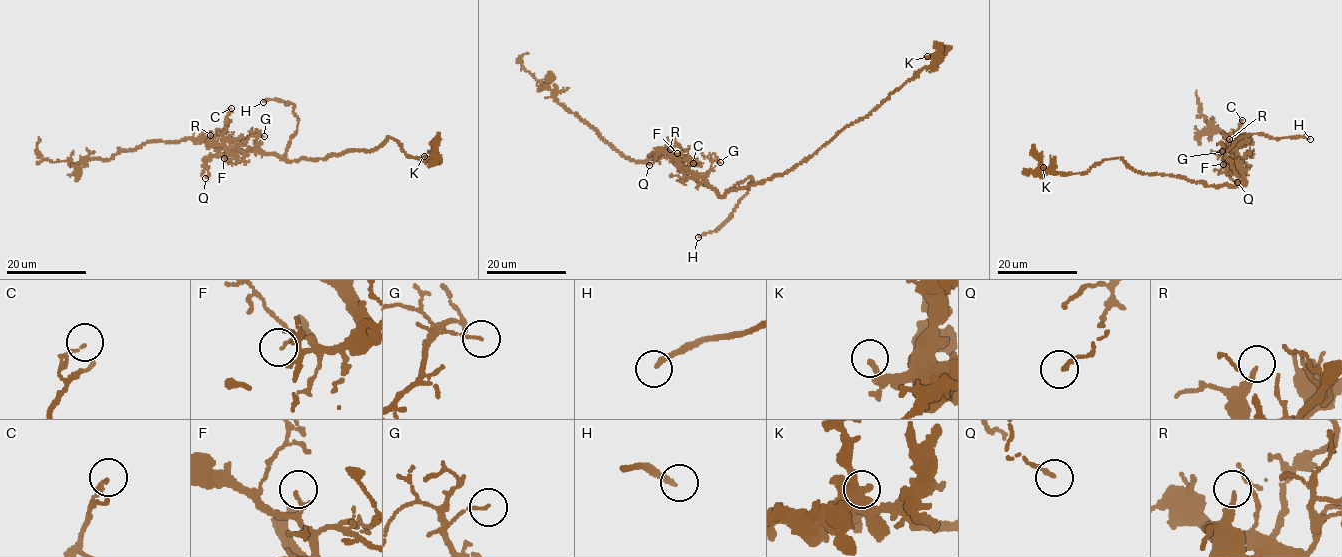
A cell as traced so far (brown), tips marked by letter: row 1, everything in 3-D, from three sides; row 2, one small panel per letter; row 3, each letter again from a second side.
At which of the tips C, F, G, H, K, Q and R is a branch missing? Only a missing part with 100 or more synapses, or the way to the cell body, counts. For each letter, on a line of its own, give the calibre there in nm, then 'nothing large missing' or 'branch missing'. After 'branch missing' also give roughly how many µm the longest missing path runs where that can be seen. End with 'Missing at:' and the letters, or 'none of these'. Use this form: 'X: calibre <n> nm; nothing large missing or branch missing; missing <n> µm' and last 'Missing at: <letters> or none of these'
C: calibre 90 nm; nothing large missing
F: calibre 120 nm; nothing large missing
G: calibre 100 nm; nothing large missing
H: calibre 200 nm; branch missing; missing 20 µm
K: calibre 140 nm; nothing large missing
Q: calibre 140 nm; nothing large missing
R: calibre 200 nm; nothing large missing
Missing at: H

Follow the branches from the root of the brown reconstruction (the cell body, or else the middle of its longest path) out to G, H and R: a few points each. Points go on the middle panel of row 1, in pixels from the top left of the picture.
G: (725, 194), (718, 196), (703, 176), (714, 162), (720, 162)
H: (725, 194), (751, 176), (749, 190), (732, 214), (716, 230), (698, 237)
R: (725, 194), (718, 196), (702, 178), (682, 170), (670, 149)

